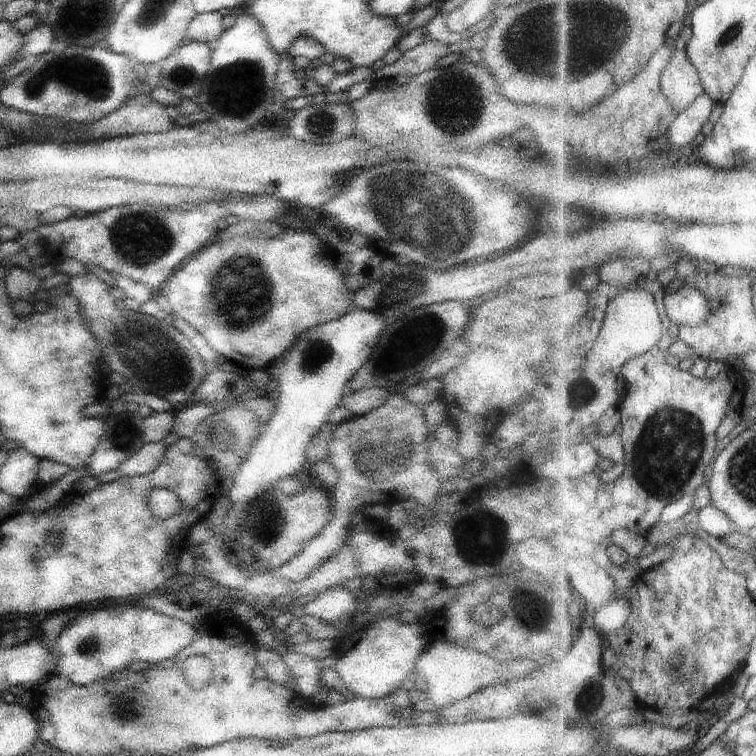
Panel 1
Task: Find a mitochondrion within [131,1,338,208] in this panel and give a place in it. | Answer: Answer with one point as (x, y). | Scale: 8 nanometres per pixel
(243, 80)

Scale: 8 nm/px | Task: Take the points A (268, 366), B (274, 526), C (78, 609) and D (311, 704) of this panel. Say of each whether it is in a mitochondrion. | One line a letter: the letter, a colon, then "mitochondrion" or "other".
A: other
B: mitochondrion
C: other
D: other

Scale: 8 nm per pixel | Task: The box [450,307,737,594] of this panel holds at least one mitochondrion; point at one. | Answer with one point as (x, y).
(667, 451)

